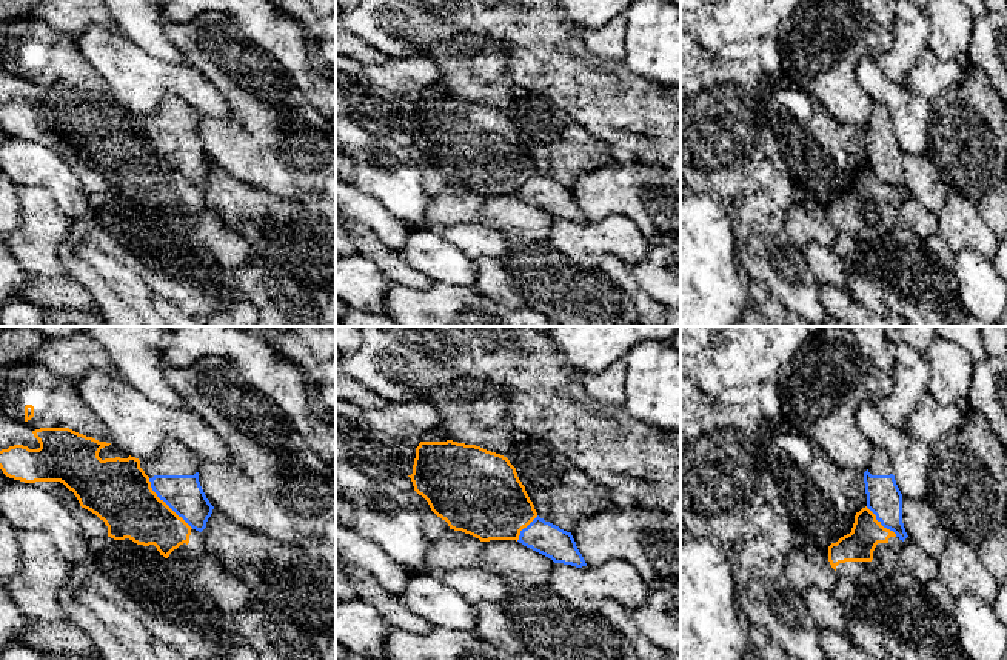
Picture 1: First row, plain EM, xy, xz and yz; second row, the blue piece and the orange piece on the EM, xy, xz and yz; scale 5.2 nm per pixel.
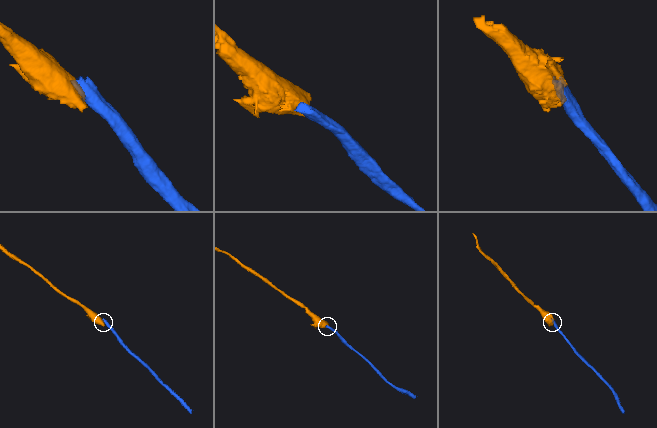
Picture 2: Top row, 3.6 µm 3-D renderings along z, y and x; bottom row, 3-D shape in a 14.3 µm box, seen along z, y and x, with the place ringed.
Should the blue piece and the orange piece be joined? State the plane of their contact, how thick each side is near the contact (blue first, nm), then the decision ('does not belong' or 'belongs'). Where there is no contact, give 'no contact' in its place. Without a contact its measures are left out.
xy | 200/320 nm | does not belong

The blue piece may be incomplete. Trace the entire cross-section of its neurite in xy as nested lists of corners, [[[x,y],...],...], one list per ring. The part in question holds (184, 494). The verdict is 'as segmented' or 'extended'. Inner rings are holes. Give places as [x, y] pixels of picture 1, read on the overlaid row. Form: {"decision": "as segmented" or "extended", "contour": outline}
{"decision": "extended", "contour": [[[165,440],[152,458],[140,460],[151,488],[192,529],[202,532],[214,506],[206,498],[194,452],[174,440]]]}

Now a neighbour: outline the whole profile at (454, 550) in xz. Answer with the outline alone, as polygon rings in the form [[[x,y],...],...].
[[[447,529],[439,540],[428,542],[425,563],[433,571],[480,568],[482,542],[462,531]]]

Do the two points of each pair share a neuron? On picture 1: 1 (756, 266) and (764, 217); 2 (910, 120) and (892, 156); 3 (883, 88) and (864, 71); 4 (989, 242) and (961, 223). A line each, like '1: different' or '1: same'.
1: same
2: different
3: same
4: same

